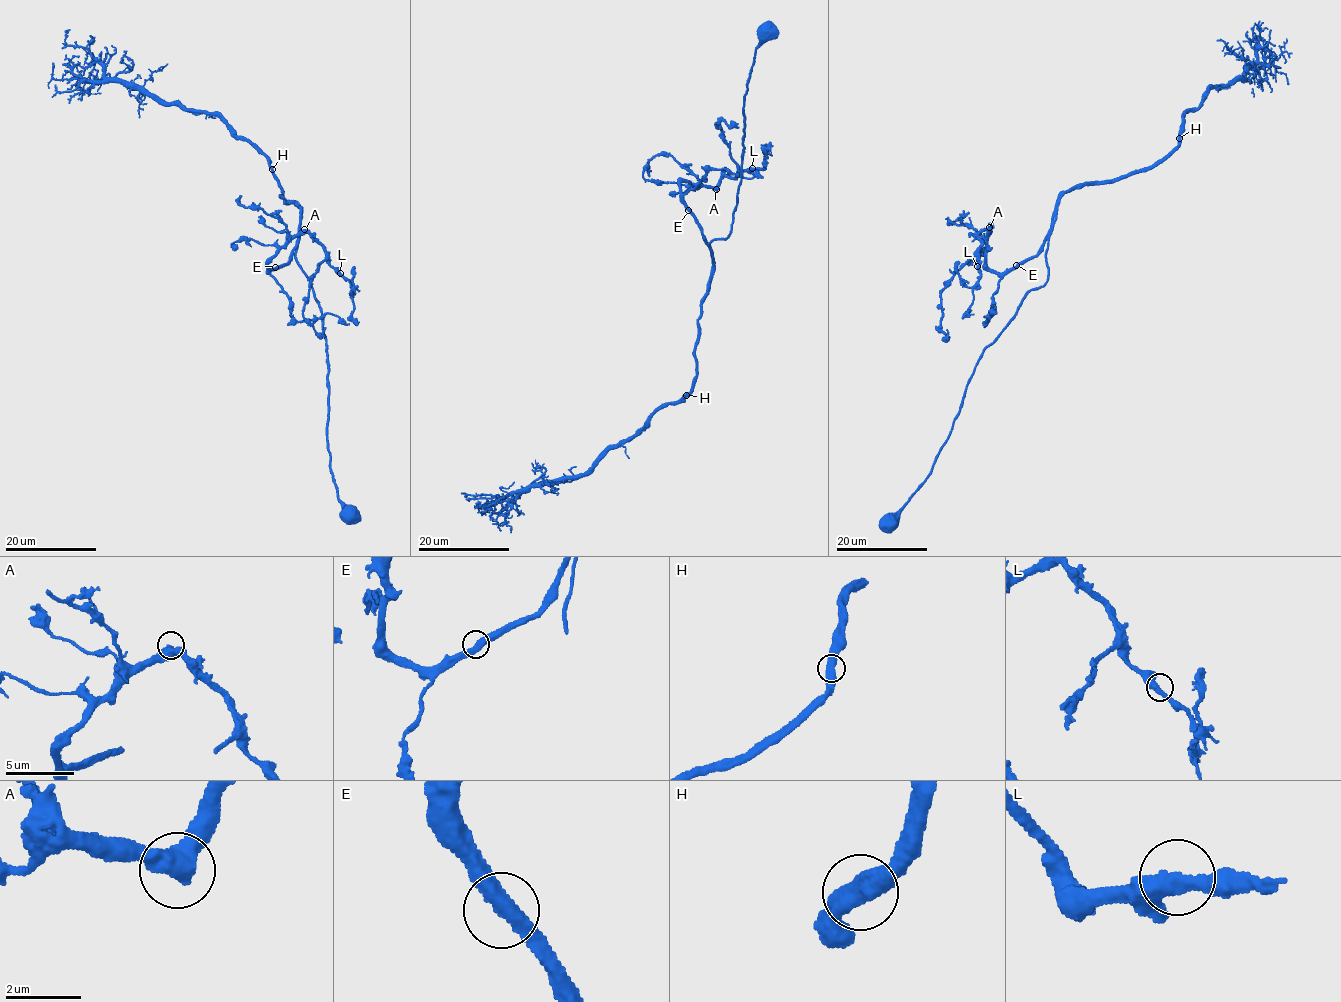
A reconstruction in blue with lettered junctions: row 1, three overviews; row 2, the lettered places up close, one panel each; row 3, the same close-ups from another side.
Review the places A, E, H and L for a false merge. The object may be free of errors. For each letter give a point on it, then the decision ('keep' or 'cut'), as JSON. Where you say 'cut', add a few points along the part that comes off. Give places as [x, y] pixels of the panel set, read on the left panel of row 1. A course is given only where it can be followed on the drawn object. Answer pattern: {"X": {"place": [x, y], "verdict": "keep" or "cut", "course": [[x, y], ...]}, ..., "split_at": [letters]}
{"A": {"place": [304, 229], "verdict": "keep"}, "E": {"place": [275, 267], "verdict": "keep"}, "H": {"place": [272, 169], "verdict": "keep"}, "L": {"place": [340, 273], "verdict": "keep"}, "split_at": []}

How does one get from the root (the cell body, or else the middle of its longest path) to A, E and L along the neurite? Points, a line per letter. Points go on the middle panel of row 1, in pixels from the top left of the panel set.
A: (767, 35), (756, 49), (747, 82), (742, 181), (732, 228), (726, 239), (708, 245), (680, 182), (716, 189)
E: (767, 35), (756, 49), (747, 82), (742, 181), (731, 231), (726, 239), (708, 245), (688, 210)
L: (767, 35), (747, 82), (732, 228), (708, 245), (680, 182), (713, 187), (752, 168)

